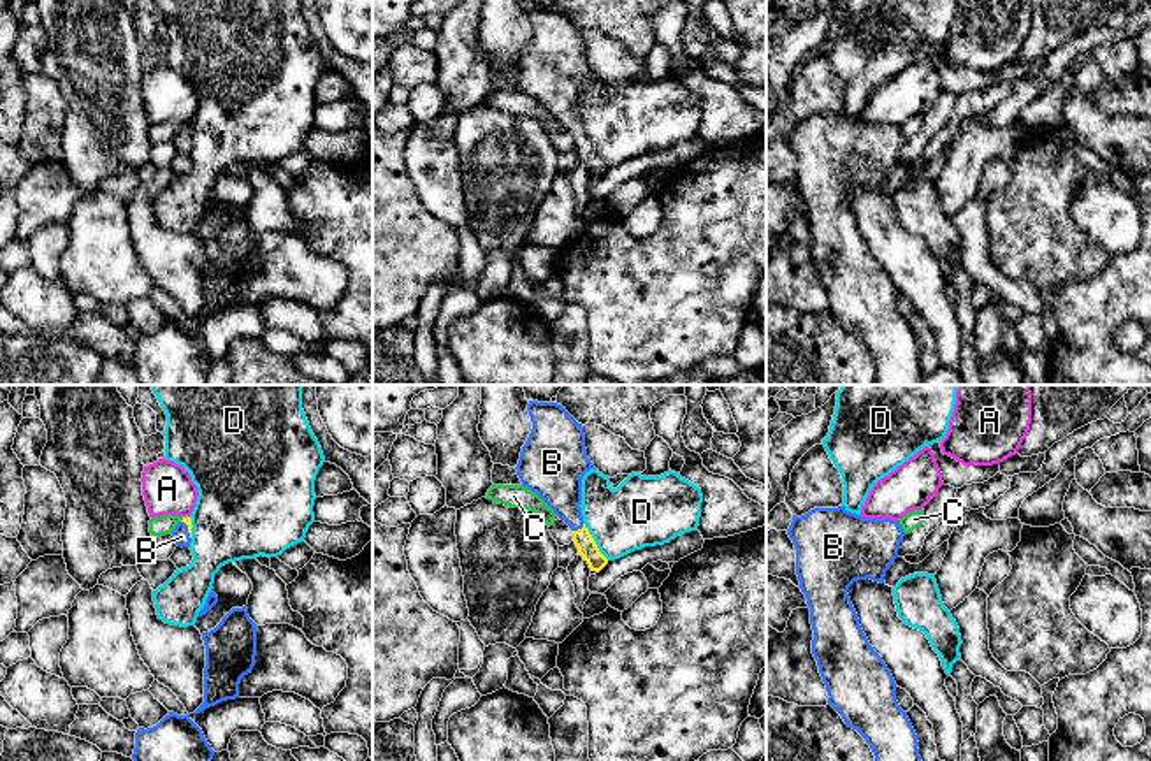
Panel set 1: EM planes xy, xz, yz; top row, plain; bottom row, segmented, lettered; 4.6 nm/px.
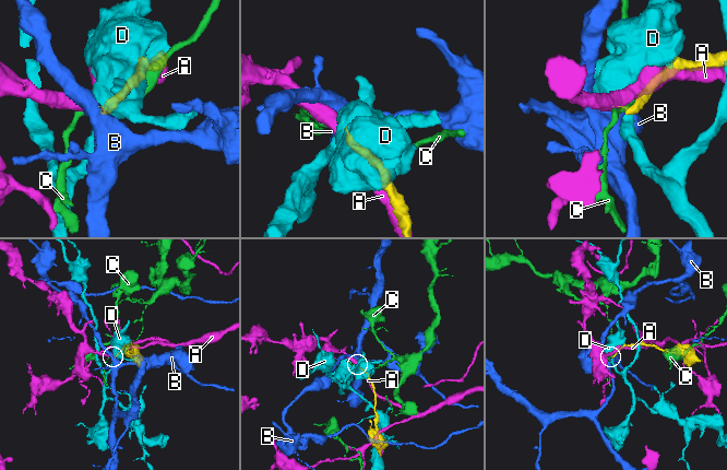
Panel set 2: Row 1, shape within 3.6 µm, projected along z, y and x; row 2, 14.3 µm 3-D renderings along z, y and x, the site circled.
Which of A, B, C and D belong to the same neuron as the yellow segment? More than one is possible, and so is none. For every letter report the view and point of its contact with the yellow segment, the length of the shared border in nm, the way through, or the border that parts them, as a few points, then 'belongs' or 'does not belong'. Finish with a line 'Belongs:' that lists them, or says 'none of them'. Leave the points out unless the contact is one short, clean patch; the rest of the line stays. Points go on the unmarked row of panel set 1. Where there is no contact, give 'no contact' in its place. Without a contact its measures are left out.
A: xy (187, 123) | 30 nm | does not belong
B: xz (579, 136) | 70 nm | across xz (587, 155), (579, 136), (557, 86) | belongs
C: xy (183, 125) | 30 nm | along xy (183, 123), (180, 127) | does not belong
D: xz (594, 148) | 200 nm | does not belong
Belongs: B

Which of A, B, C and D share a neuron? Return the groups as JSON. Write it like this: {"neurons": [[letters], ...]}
{"neurons": [["A"], ["B"], ["C"], ["D"]]}

